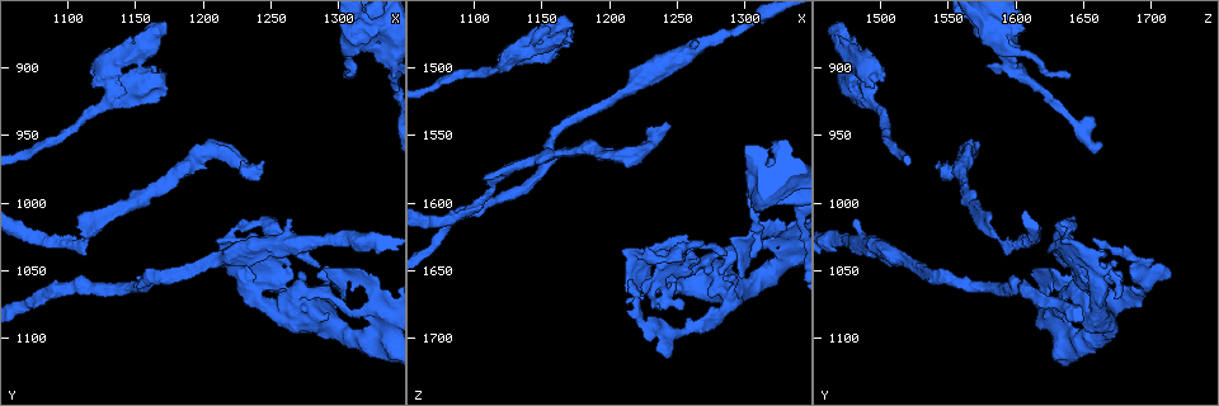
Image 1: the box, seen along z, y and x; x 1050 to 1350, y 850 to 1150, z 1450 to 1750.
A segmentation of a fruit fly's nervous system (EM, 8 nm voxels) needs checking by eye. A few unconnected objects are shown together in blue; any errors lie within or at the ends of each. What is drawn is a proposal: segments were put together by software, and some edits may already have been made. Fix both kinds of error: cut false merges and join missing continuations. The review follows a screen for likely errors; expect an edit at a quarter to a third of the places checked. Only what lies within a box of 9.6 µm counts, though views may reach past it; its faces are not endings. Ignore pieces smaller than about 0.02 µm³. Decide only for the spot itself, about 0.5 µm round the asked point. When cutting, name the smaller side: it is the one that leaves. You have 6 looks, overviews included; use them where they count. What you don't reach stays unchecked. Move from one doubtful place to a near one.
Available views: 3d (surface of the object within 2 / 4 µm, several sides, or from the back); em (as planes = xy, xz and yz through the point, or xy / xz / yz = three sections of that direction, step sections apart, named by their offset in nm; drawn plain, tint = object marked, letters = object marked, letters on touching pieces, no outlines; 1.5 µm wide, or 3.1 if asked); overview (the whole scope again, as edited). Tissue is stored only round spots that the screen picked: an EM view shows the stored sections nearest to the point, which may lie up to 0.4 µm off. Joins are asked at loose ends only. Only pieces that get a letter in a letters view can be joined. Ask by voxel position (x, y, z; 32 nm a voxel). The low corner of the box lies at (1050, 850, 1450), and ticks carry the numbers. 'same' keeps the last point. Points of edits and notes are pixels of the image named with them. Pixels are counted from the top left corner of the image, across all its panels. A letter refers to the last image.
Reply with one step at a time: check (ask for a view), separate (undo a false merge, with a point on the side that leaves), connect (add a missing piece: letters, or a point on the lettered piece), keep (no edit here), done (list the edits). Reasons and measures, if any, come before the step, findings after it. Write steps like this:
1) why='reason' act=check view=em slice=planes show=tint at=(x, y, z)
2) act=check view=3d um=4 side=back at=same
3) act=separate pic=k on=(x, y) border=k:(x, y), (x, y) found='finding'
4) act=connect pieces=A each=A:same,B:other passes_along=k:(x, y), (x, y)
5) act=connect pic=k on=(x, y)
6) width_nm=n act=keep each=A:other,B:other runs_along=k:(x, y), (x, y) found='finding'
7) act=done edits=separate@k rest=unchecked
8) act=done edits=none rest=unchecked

why='thin neck' act=check view=em slice=xz step=8 show=tint at=(1112, 1026, 1590)

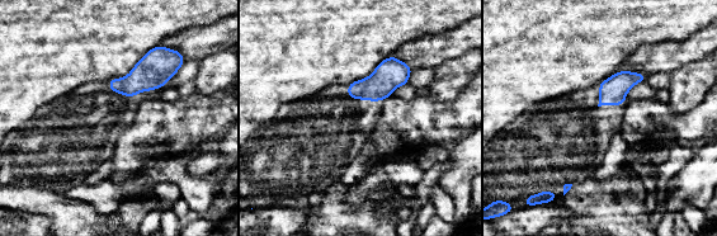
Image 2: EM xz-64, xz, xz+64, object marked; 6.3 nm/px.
act=check view=em slice=xz step=8 show=letters at=same

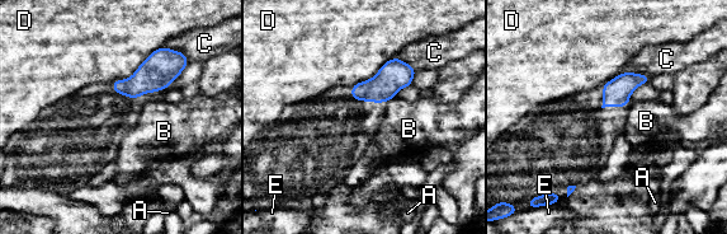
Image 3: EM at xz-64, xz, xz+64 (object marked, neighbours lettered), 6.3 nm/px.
longest_contact=D:340nm act=keep each=A:other,B:other,C:other,D:other,E:other found='one cell here'

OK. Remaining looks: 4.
why='branch stops here' act=check view=3d um=2 at=(1234, 1070, 1674)

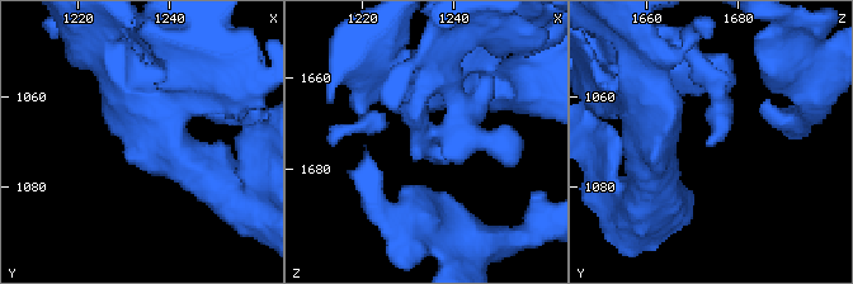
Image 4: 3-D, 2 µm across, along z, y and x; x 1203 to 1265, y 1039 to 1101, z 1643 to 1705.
why='shape alone is not enough' act=check view=em slice=yz step=4 show=letters at=same

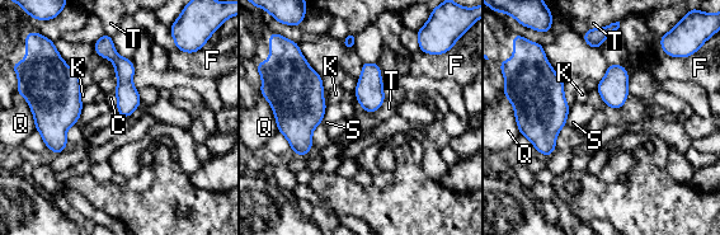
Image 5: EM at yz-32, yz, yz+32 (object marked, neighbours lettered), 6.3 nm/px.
act=check view=em slice=planes show=letters at=same

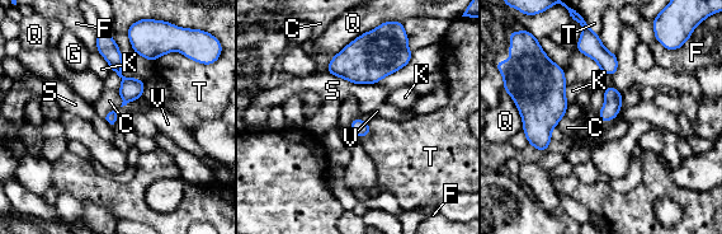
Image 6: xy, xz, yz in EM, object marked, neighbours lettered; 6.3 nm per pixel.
act=keep each=C:other,F:other,G:other,K:other,Q:other,S:other,T:other,V:other found='no lettered piece goes on from it'

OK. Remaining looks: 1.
act=done edits=none rest=unchecked

